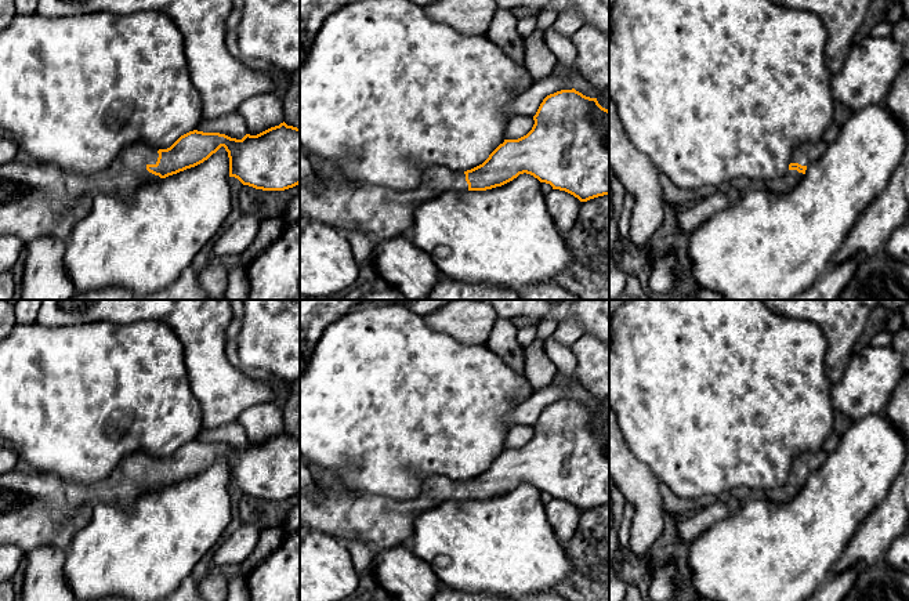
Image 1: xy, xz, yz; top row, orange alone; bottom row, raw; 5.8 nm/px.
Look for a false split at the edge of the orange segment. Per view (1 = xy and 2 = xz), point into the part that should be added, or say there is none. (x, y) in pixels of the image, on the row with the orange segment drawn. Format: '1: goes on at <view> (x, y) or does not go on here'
1: goes on at xy (37, 199)
2: goes on at xz (384, 213)

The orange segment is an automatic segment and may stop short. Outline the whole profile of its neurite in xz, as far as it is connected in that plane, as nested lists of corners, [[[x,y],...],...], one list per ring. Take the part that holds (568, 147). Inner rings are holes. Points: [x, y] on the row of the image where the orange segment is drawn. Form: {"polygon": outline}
{"polygon": [[[572,90],[547,95],[533,116],[532,130],[518,140],[504,140],[479,166],[456,171],[443,166],[424,170],[416,189],[394,191],[338,175],[334,181],[316,170],[316,187],[309,188],[300,180],[300,216],[322,221],[337,229],[356,228],[388,240],[412,228],[416,210],[430,199],[450,191],[486,191],[501,187],[519,174],[530,174],[553,189],[565,191],[580,202],[609,195],[609,111],[597,98]]]}

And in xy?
{"polygon": [[[285,122],[257,135],[242,140],[220,133],[189,131],[170,148],[155,149],[137,142],[126,146],[112,163],[97,173],[62,169],[58,164],[12,160],[0,164],[0,238],[18,236],[25,243],[39,238],[66,240],[90,211],[98,193],[115,193],[131,199],[138,188],[159,181],[207,160],[221,146],[229,158],[229,177],[262,191],[285,191],[300,184],[300,128]]]}

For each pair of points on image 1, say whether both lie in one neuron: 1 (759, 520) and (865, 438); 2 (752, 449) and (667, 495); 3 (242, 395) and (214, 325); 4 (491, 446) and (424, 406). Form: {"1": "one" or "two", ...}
{"1": "one", "2": "two", "3": "one", "4": "one"}

